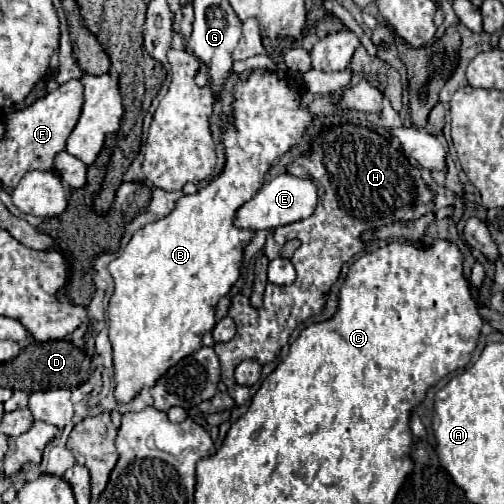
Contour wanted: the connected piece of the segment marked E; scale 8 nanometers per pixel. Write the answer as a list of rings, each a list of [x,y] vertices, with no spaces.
[[[279,174],[269,180],[243,208],[239,208],[235,224],[249,230],[273,230],[285,224],[293,224],[309,218],[317,208],[317,186],[309,178],[297,178],[293,174]]]

